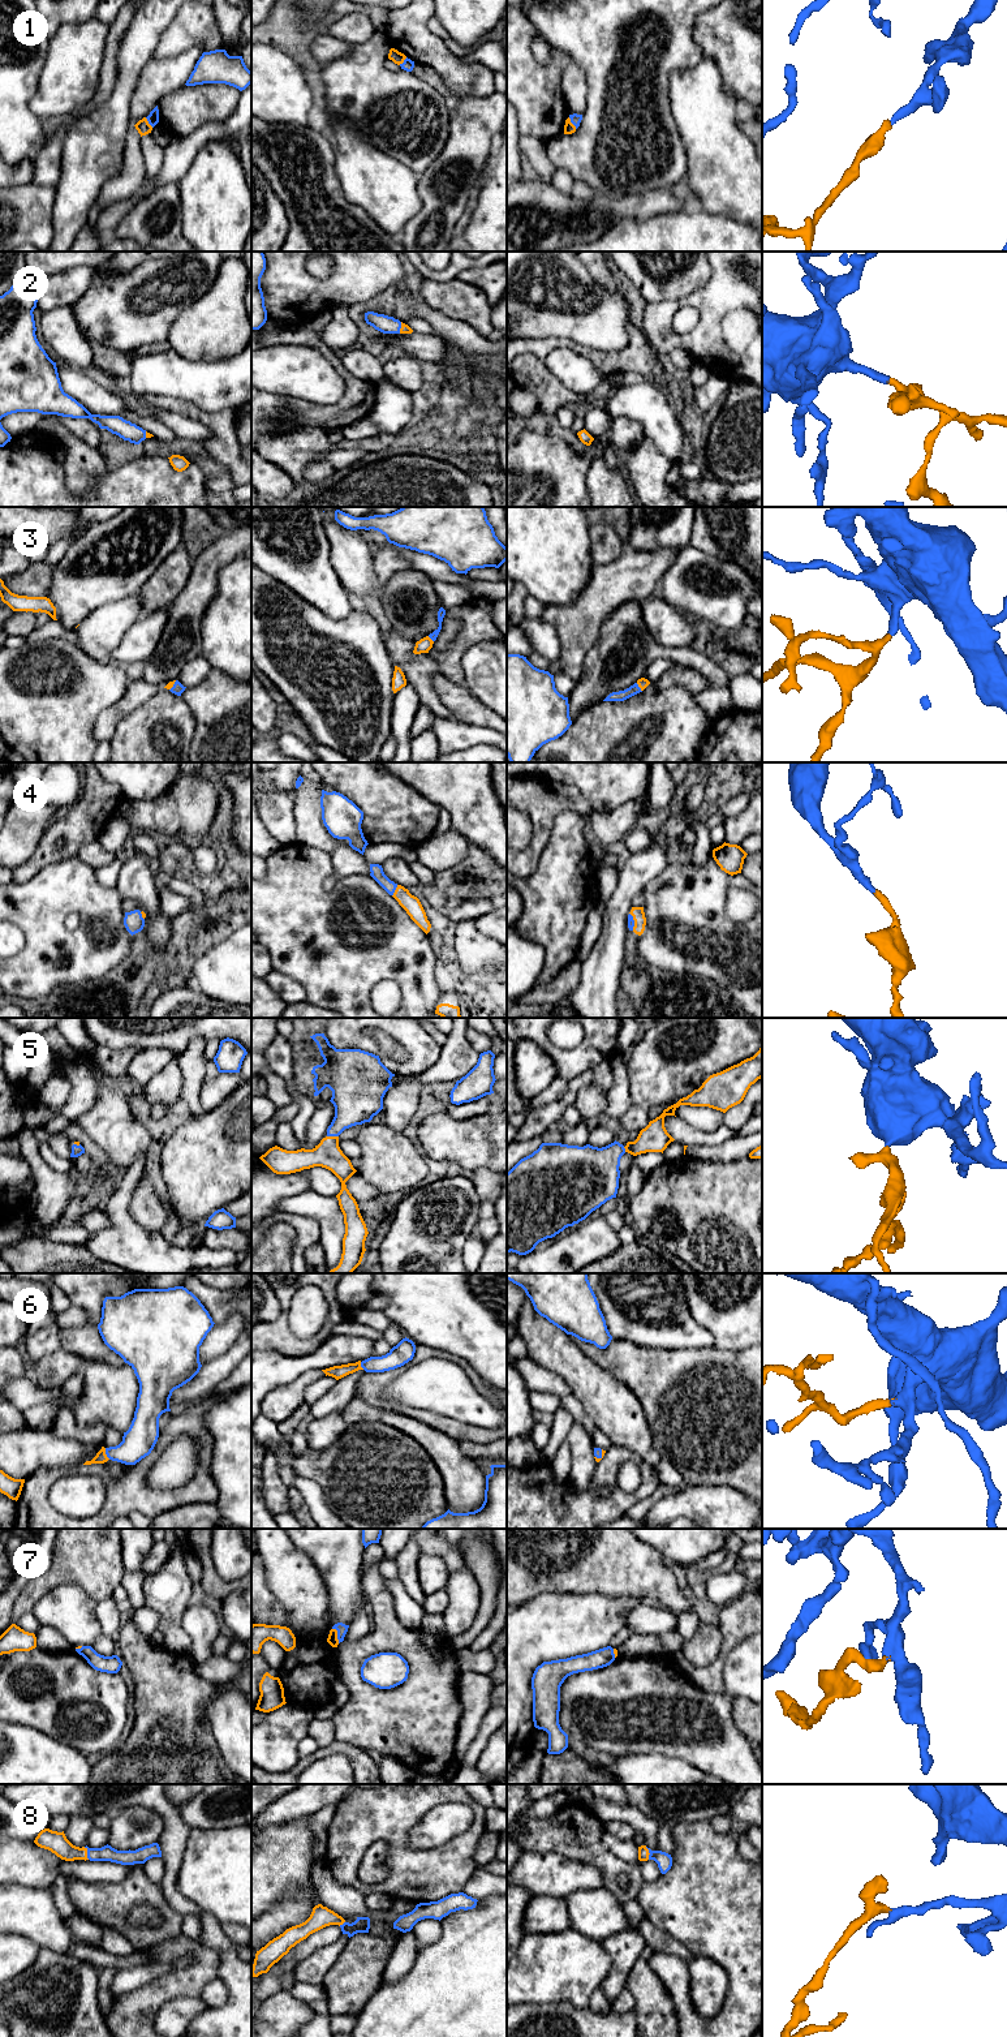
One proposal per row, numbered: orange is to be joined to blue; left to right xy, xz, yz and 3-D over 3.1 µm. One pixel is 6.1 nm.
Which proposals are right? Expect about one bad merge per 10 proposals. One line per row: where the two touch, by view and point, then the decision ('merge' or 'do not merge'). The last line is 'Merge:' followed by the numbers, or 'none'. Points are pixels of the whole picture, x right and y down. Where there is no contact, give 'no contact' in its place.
1: contact yz (571, 121); merge
2: contact xz (400, 327); merge
3: contact yz (638, 687); merge
4: contact xz (395, 889); merge
5: contact xz (332, 1135); merge
6: contact xy (106, 1453); merge
7: contact xz (338, 1634); merge
8: contact xy (87, 1853); merge
Merge: 1, 2, 3, 4, 5, 6, 7, 8

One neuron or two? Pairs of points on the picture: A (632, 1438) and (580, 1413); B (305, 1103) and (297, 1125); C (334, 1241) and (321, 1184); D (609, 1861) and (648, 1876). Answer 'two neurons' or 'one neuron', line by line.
A: two neurons
B: one neuron
C: two neurons
D: two neurons

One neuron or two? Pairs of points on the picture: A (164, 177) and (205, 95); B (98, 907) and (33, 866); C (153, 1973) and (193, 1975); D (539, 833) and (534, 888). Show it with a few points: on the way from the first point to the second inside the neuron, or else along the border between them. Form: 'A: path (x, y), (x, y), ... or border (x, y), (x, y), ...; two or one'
A: border (212, 121), (199, 125), (189, 134), (175, 137); two
B: border (68, 858), (44, 866), (26, 881), (13, 882); two
C: border (170, 1964), (163, 1973), (137, 1989); two
D: border (549, 837), (537, 867), (529, 875), (520, 877); two

